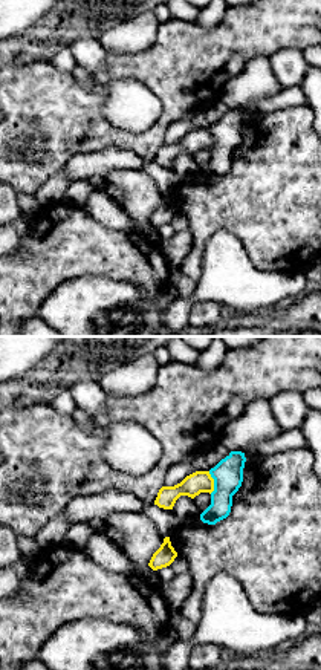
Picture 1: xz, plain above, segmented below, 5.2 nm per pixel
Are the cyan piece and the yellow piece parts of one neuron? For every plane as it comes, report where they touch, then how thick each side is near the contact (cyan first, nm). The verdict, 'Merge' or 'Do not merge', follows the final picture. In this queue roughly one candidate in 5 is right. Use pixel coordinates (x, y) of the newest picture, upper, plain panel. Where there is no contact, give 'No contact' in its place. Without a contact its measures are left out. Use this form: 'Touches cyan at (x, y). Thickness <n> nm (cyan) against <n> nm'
Touches cyan at (214, 139). Thickness 160 nm (cyan) against 120 nm

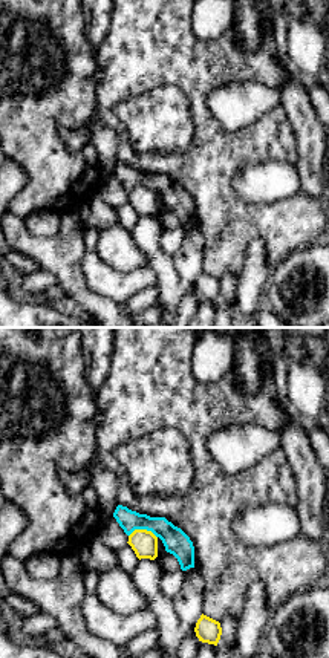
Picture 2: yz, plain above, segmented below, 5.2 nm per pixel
Touches cyan at (143, 185). Thickness 140 nm (cyan) against 140 nm

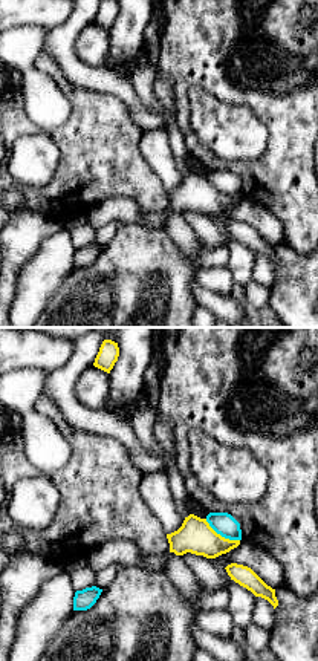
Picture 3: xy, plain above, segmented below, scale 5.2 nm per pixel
Touches cyan at (222, 193). Thickness 120 nm (cyan) against 180 nm

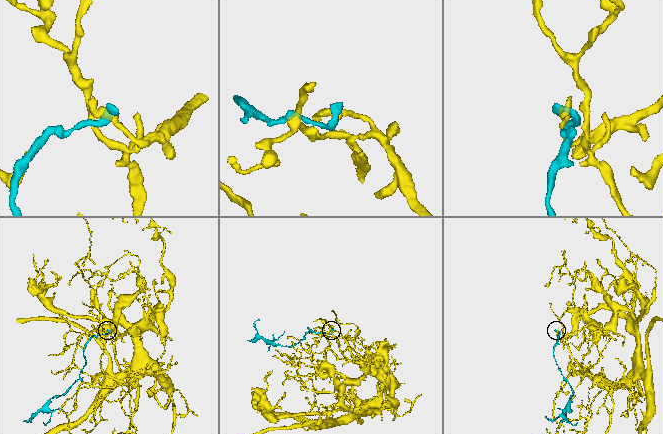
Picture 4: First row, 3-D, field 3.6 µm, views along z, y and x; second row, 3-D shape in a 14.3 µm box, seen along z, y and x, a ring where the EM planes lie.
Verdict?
Do not merge

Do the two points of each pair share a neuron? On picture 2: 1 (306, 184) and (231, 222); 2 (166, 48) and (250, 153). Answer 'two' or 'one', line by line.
1: two
2: one

